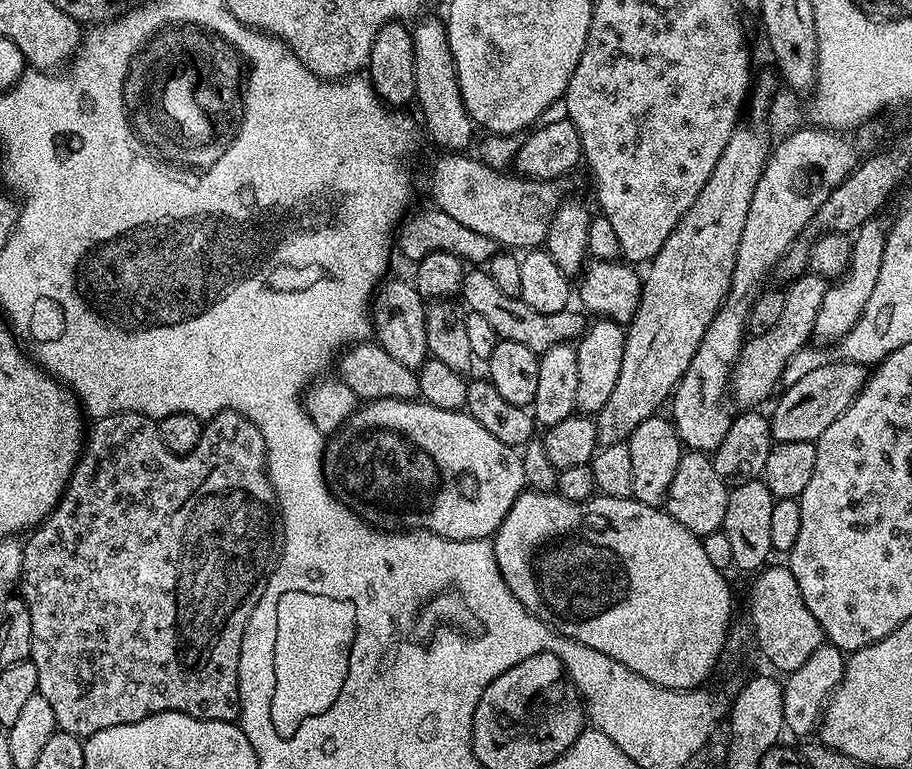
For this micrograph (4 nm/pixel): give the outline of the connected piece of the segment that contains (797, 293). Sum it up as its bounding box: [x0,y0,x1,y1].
[730,274,829,409]

